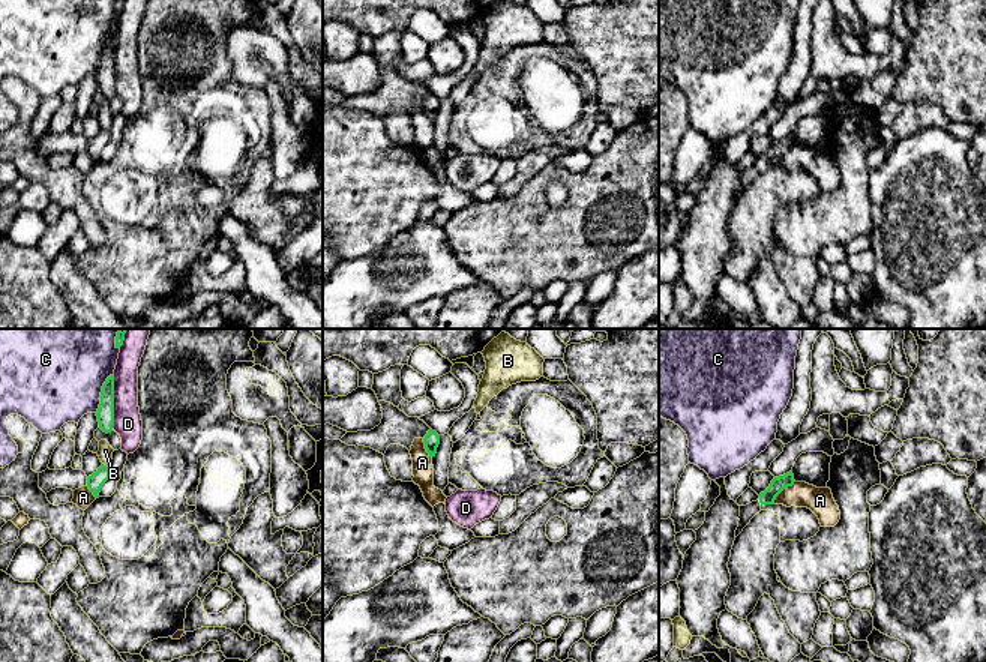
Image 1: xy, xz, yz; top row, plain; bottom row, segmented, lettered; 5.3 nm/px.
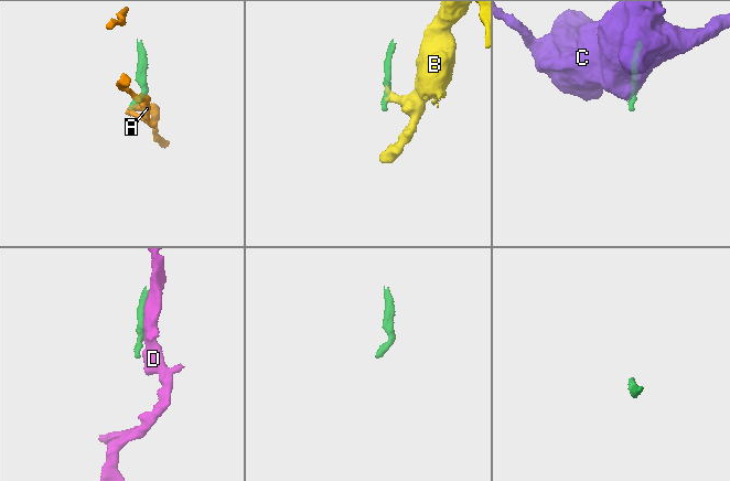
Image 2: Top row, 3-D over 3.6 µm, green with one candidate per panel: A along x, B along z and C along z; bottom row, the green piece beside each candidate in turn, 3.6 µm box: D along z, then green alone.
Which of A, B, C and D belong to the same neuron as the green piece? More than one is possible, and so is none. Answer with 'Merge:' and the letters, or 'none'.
Merge: none

